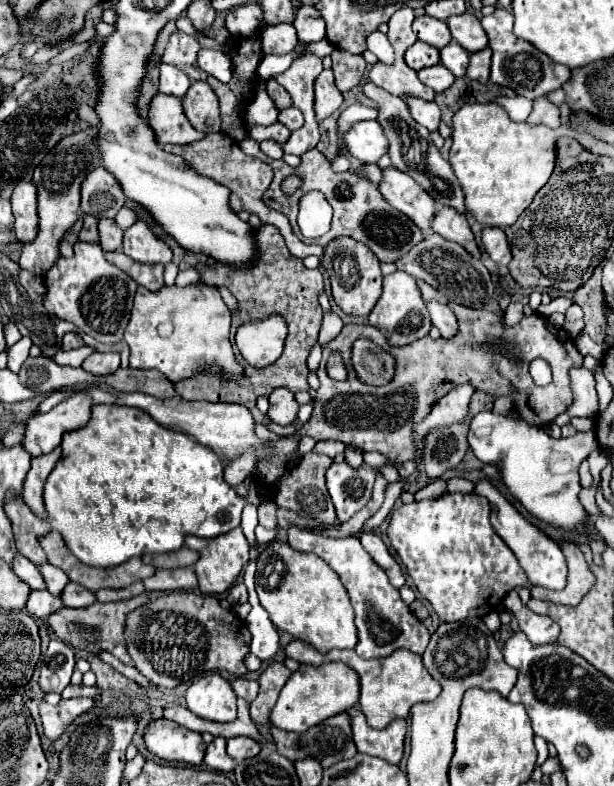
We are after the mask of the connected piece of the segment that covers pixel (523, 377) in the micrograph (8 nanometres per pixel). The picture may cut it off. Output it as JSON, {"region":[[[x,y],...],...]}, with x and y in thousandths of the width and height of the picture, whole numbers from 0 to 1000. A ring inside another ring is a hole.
{"region":[[[798,382],[782,394],[772,394],[772,392],[765,394],[739,384],[733,384],[730,389],[739,394],[749,412],[746,427],[739,427],[736,433],[687,430],[687,433],[678,433],[674,438],[642,443],[629,438],[629,427],[622,427],[622,422],[616,422],[609,415],[564,412],[557,422],[537,438],[528,440],[528,453],[518,468],[521,494],[515,496],[511,524],[505,534],[495,539],[485,539],[482,552],[459,555],[456,560],[443,562],[446,570],[453,570],[453,575],[482,575],[492,555],[508,555],[511,560],[544,557],[544,560],[557,560],[560,565],[573,565],[577,570],[590,575],[612,573],[642,590],[661,588],[674,580],[674,562],[668,555],[671,539],[687,534],[704,522],[704,517],[736,496],[736,494],[720,494],[720,489],[765,486],[772,494],[785,496],[782,481],[798,489],[808,489],[811,499],[798,499],[798,501],[834,504],[837,524],[866,542],[893,542],[896,537],[902,537],[909,527],[925,524],[932,514],[928,471],[948,466],[948,450],[938,445],[922,420],[896,412],[896,407],[879,399],[857,402],[840,415],[818,417],[814,415],[818,394],[808,387],[808,382]],[[583,427],[612,433],[616,440],[625,440],[645,455],[645,478],[638,481],[635,489],[619,494],[590,489],[577,478],[573,468],[567,471],[567,481],[557,486],[531,476],[531,461],[537,450],[554,448],[557,453],[567,453],[570,440]],[[870,455],[883,455],[899,466],[899,489],[873,491],[866,486],[860,466]],[[834,491],[840,491],[847,501],[837,504]]]}

